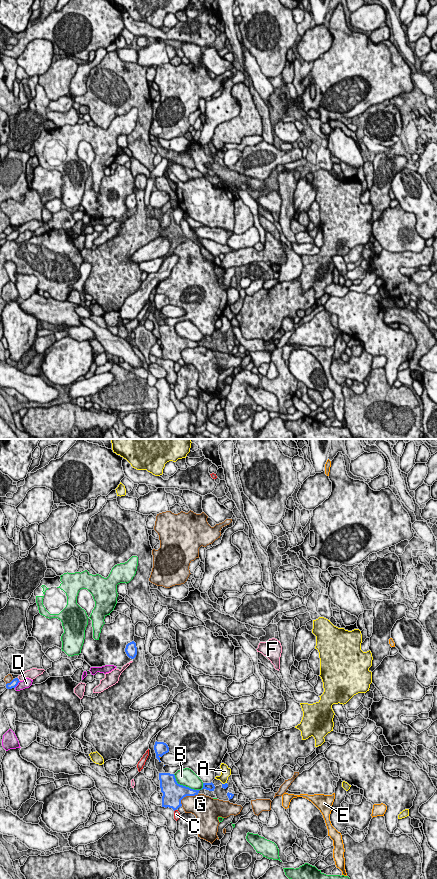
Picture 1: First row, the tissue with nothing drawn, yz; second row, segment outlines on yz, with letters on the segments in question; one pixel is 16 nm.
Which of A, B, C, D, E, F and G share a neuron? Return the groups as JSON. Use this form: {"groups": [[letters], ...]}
{"groups": [["A"], ["B"], ["C"], ["D"], ["E"], ["F"], ["G"]]}

